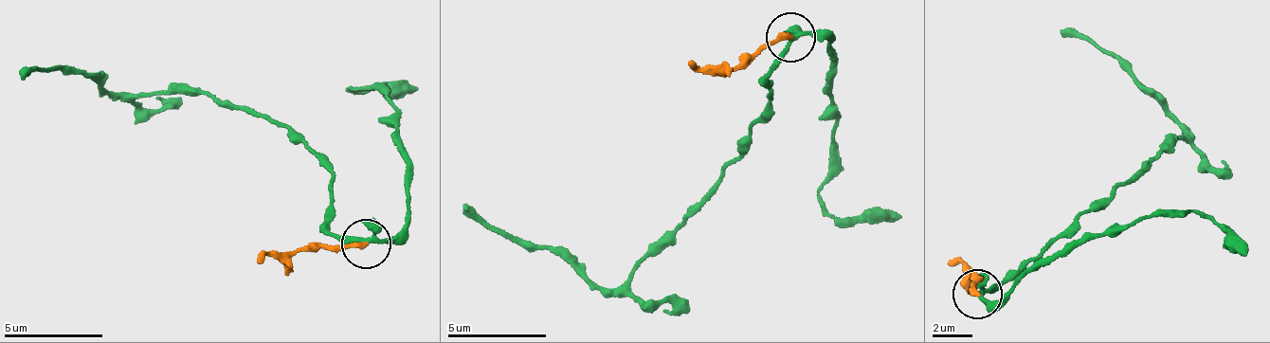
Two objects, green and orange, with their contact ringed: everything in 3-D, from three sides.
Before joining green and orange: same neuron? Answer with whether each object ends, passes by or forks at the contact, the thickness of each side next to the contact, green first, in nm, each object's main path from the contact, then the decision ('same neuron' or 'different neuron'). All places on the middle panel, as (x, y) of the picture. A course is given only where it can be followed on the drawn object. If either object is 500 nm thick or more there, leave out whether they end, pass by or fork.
green forks; orange ends; calibres 200 and 280 nm; course green (789, 41), (750, 150), (613, 289), (599, 291), (548, 245), (501, 237), (463, 204); course orange (789, 36), (736, 68), (703, 72), (691, 62); different neuron

